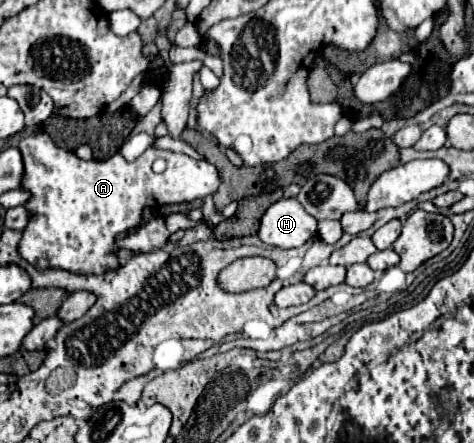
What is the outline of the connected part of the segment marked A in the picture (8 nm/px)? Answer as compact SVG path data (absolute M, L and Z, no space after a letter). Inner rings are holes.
M40 131L36 135L28 135L18 145L22 159L24 159L24 179L22 187L32 193L32 199L26 207L32 211L30 223L24 229L22 241L18 245L18 253L32 263L36 269L58 267L74 273L104 273L108 269L118 267L116 251L116 237L134 229L140 223L144 207L156 207L166 203L188 203L194 199L204 199L216 193L220 185L220 175L216 167L208 161L196 161L184 153L172 153L162 149L146 149L136 161L128 163L122 155L112 155L106 161L84 161L78 159L74 153L58 147L48 133ZM156 159L166 161L164 173L154 173L152 163Z

